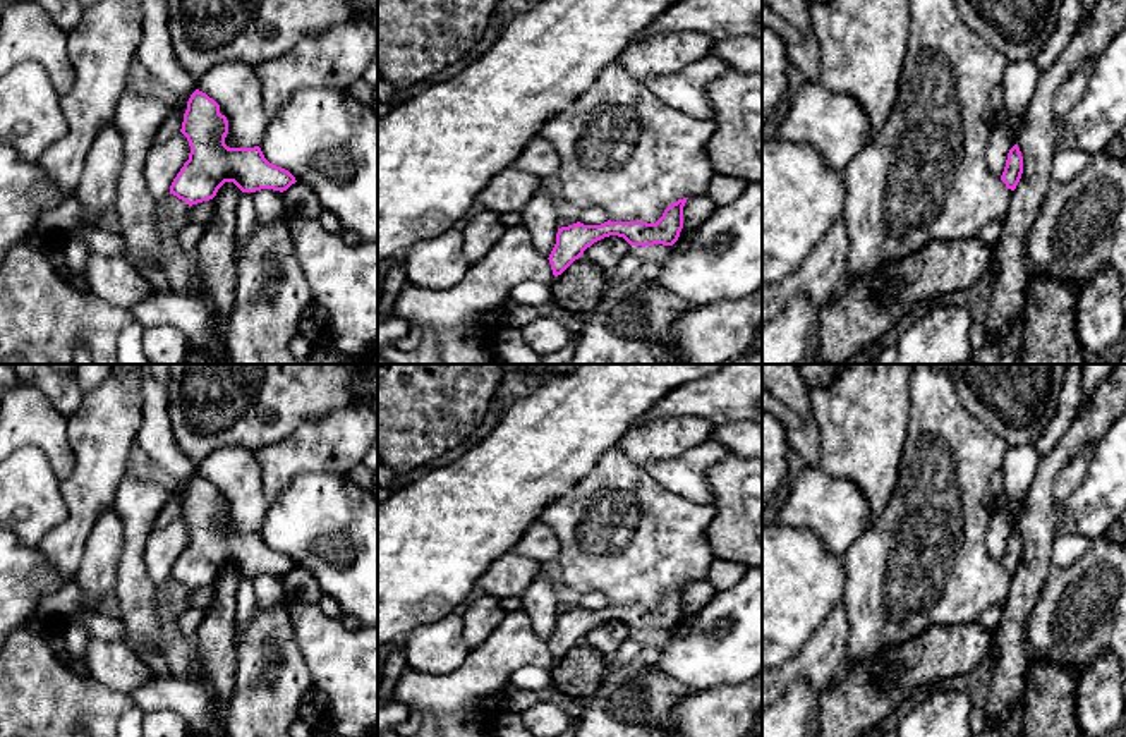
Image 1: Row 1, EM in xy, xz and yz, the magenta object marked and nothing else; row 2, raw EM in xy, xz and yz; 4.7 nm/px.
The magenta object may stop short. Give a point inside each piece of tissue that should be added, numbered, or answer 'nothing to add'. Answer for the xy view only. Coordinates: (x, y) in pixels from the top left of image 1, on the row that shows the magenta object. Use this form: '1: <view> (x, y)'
1: xy (323, 136)

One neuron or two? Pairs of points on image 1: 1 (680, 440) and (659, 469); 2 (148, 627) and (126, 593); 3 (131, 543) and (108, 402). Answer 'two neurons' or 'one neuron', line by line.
1: two neurons
2: one neuron
3: two neurons

